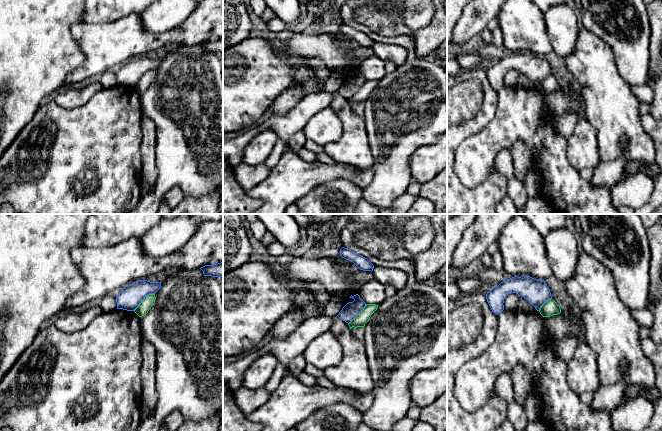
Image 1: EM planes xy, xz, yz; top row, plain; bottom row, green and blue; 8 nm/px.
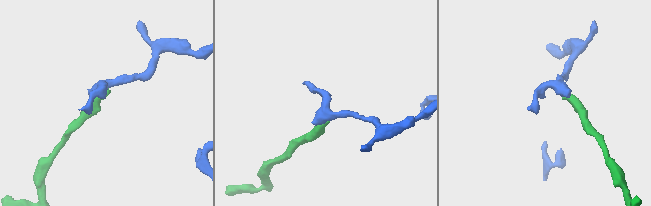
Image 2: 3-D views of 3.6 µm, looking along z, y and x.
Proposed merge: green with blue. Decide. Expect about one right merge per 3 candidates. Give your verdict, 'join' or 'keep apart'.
keep apart

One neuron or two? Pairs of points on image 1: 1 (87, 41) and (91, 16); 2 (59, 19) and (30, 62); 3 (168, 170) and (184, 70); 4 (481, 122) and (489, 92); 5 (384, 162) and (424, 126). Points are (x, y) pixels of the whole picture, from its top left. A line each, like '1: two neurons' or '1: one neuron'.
1: two neurons
2: one neuron
3: one neuron
4: one neuron
5: one neuron

